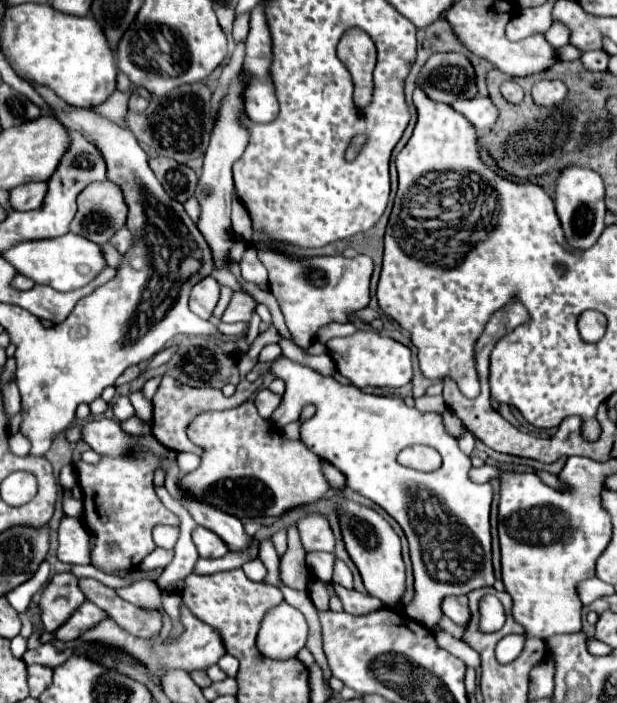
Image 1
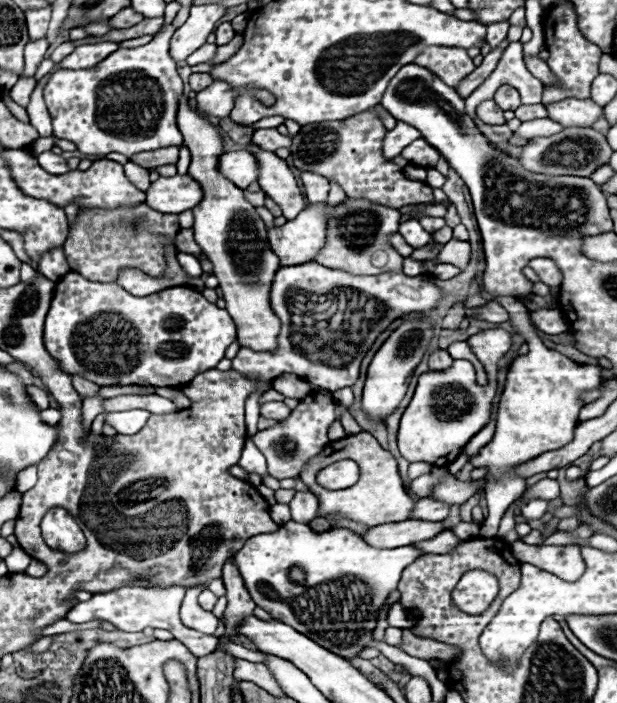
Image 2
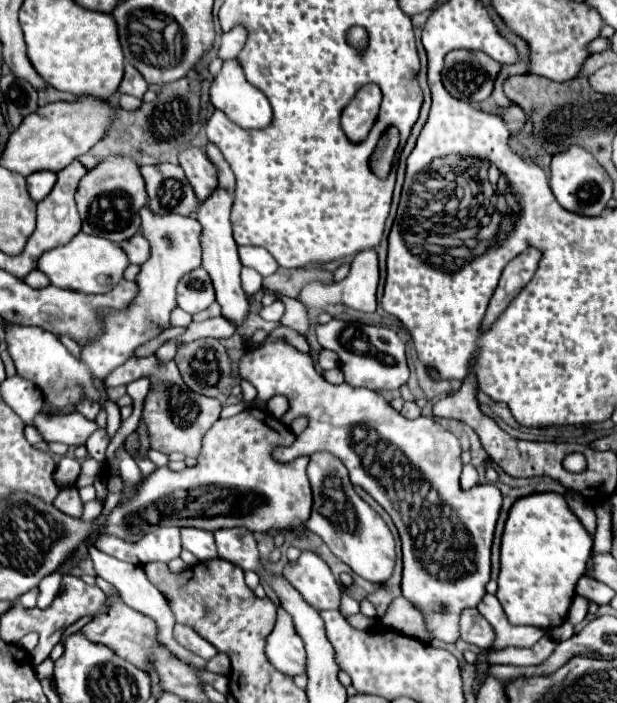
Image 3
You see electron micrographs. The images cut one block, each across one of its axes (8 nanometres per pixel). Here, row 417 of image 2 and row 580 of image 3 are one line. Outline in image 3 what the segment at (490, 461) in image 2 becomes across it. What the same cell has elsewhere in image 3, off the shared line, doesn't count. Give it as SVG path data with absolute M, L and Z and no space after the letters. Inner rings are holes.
M538 492L518 498L502 534L498 600L512 624L556 628L566 620L574 588L586 572L586 560L592 552L592 534L568 510L566 500L556 492Z

